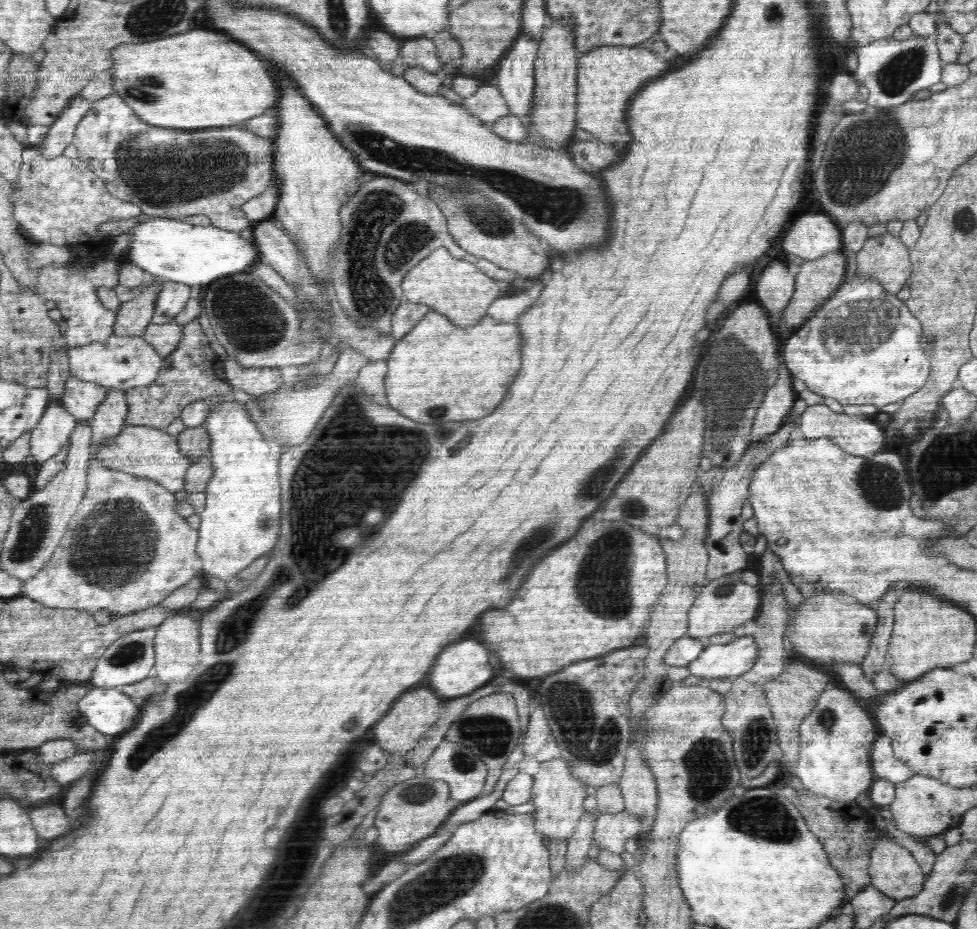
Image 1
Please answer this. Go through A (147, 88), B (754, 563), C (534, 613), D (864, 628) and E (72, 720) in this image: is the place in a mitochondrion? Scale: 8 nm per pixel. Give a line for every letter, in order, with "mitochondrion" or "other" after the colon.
A: mitochondrion
B: other
C: other
D: mitochondrion
E: mitochondrion

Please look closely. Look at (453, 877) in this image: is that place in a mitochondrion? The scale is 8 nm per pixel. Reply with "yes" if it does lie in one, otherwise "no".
yes

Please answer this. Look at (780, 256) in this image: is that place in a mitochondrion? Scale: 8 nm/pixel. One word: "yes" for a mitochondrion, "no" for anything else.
no

